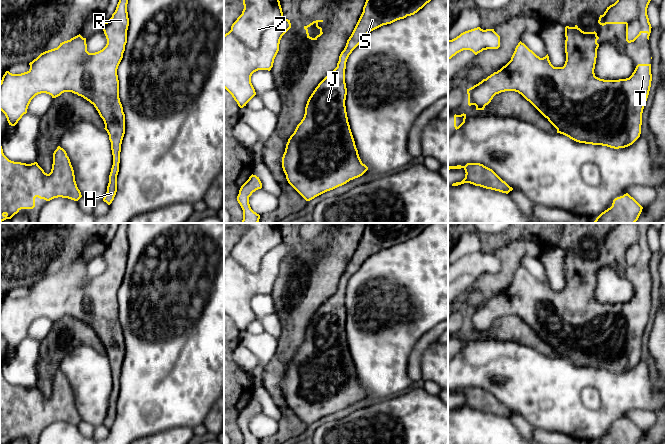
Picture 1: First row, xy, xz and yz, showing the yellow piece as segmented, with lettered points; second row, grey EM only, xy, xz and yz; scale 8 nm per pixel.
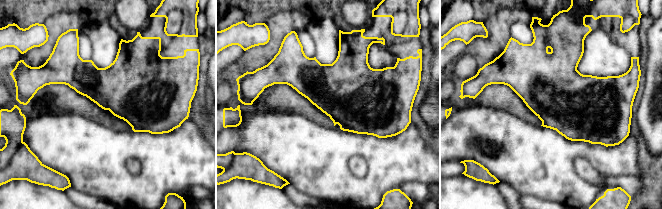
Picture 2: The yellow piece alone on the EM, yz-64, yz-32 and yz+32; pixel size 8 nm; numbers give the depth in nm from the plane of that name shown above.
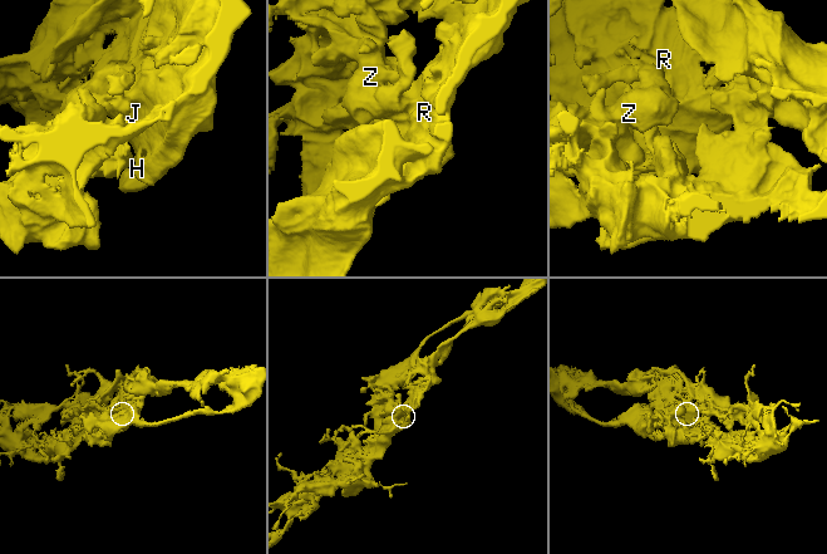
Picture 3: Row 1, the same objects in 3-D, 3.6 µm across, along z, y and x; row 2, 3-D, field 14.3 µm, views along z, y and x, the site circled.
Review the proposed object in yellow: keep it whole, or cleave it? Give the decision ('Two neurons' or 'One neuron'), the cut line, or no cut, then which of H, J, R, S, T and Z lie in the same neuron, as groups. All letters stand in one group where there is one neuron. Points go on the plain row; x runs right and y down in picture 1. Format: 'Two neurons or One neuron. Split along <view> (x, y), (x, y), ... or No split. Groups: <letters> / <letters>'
One neuron. No split. Groups: H J R S T Z

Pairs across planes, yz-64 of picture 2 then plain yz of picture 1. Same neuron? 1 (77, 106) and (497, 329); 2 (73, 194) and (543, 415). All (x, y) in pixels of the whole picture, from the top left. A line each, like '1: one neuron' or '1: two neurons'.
1: one neuron
2: two neurons

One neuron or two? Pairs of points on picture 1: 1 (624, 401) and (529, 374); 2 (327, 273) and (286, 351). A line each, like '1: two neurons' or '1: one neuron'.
1: one neuron
2: one neuron

